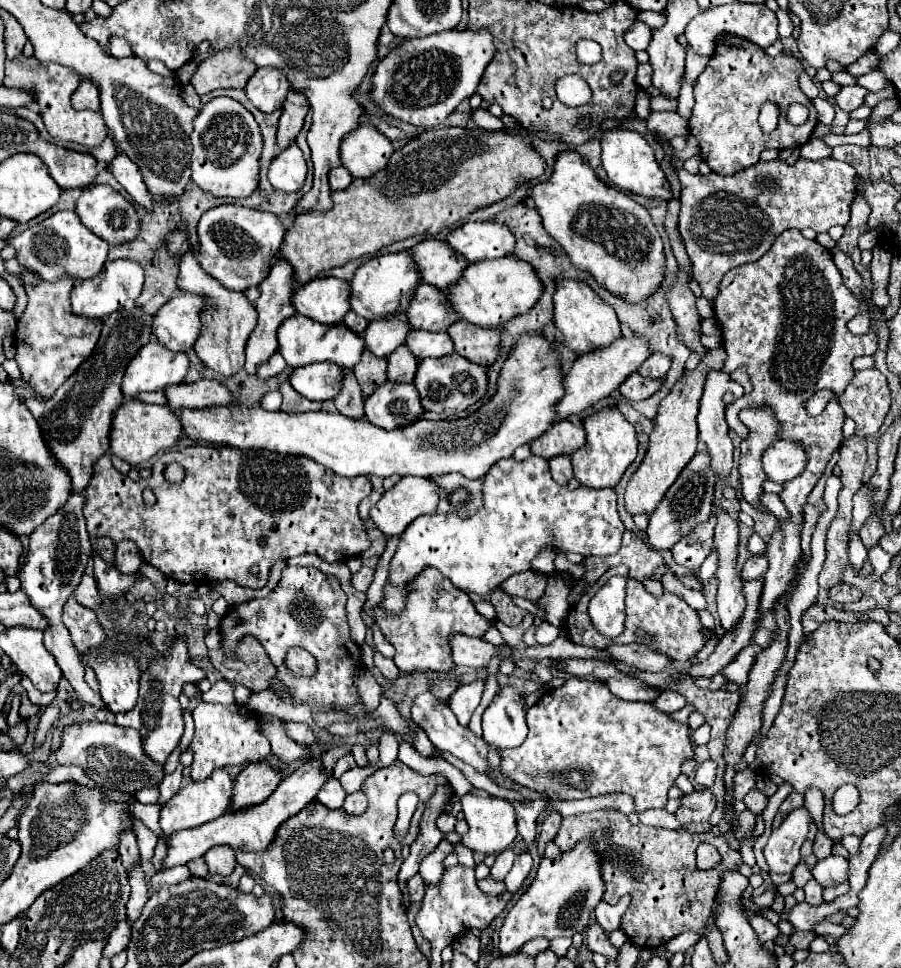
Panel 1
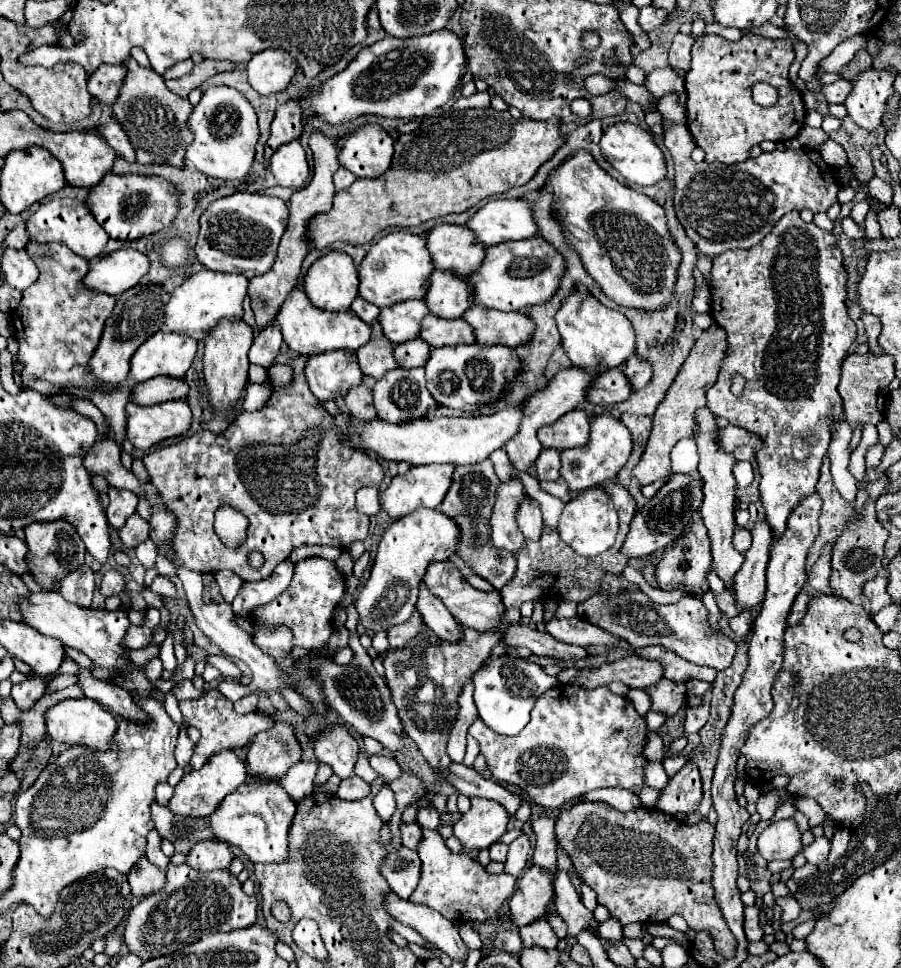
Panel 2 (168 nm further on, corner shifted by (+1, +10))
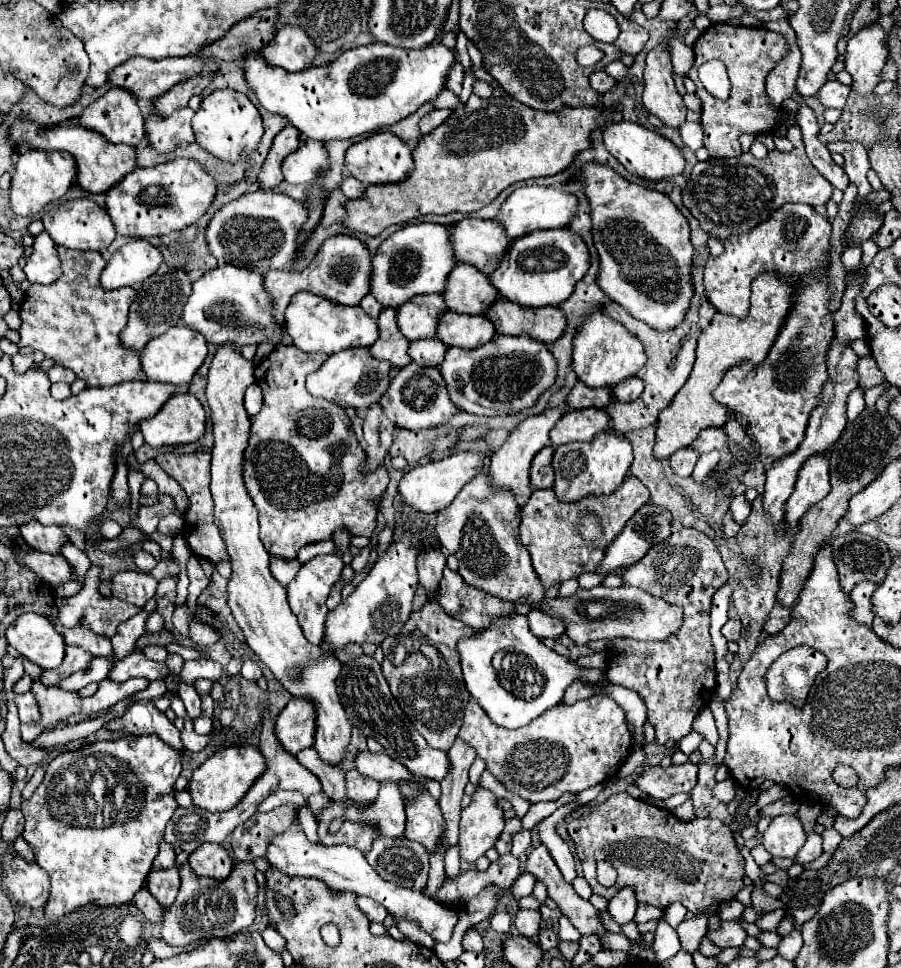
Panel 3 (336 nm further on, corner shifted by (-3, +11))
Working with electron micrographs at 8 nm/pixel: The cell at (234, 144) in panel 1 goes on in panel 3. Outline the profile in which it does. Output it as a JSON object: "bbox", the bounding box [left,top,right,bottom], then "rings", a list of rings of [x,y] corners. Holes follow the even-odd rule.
{"bbox":[192,89,264,163],"rings":[[[218,89],[202,99],[202,105],[194,115],[192,127],[196,133],[196,141],[206,151],[228,163],[236,163],[238,159],[250,155],[252,149],[258,147],[264,133],[262,117],[256,105],[244,93],[238,93],[234,89]]]}

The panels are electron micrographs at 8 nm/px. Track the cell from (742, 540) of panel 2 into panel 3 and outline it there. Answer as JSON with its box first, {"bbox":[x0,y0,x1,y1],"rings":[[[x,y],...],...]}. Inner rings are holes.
{"bbox":[722,513,740,537],"rings":[[[726,513],[724,519],[722,519],[722,533],[724,533],[724,537],[734,537],[738,531],[740,531],[740,525],[736,525],[732,515]]]}

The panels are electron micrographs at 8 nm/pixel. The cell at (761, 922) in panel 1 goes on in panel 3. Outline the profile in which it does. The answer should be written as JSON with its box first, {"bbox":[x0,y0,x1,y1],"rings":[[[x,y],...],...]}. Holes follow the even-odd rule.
{"bbox":[706,921,746,949],"rings":[[[720,921],[720,929],[708,929],[706,937],[720,949],[740,947],[746,939],[746,931],[738,925],[738,921]]]}

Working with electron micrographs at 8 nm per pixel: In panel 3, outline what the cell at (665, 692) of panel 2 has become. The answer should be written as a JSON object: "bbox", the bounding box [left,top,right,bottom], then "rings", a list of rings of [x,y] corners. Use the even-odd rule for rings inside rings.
{"bbox":[606,527,728,745],"rings":[[[684,527],[680,531],[672,531],[668,539],[648,549],[648,553],[638,563],[634,563],[632,567],[626,567],[622,581],[624,581],[622,585],[638,587],[654,597],[660,597],[684,609],[684,623],[674,633],[674,637],[668,637],[664,641],[612,639],[610,653],[608,653],[608,669],[606,669],[608,681],[634,689],[642,695],[648,707],[648,721],[656,729],[656,741],[660,745],[664,745],[666,741],[680,741],[684,735],[692,731],[692,721],[698,715],[698,711],[704,709],[714,697],[716,667],[714,667],[714,647],[712,647],[710,631],[708,631],[710,629],[710,601],[712,601],[712,595],[728,581],[728,571],[722,563],[720,553],[716,551],[716,545],[704,533]]]}

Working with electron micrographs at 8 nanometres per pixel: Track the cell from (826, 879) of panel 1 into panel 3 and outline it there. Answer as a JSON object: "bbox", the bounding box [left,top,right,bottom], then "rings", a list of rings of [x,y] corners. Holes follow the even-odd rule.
{"bbox":[796,833,822,865],"rings":[[[808,833],[808,841],[804,843],[804,847],[798,851],[796,855],[796,863],[806,865],[814,859],[818,859],[822,855],[822,837],[818,833]]]}

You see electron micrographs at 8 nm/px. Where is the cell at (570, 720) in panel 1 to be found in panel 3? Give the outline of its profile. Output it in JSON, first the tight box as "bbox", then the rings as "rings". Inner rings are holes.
{"bbox":[460,695,632,803],"rings":[[[598,695],[582,699],[574,705],[562,705],[562,703],[554,705],[552,709],[548,709],[546,713],[536,717],[536,721],[532,721],[530,725],[520,727],[520,729],[504,729],[504,727],[494,725],[492,719],[472,699],[464,711],[460,739],[476,749],[476,755],[486,763],[486,769],[510,793],[514,793],[530,803],[556,801],[566,791],[580,793],[592,785],[606,781],[608,775],[612,777],[620,769],[620,765],[626,761],[626,757],[632,751],[632,735],[626,727],[624,711],[612,699],[598,697]]]}

